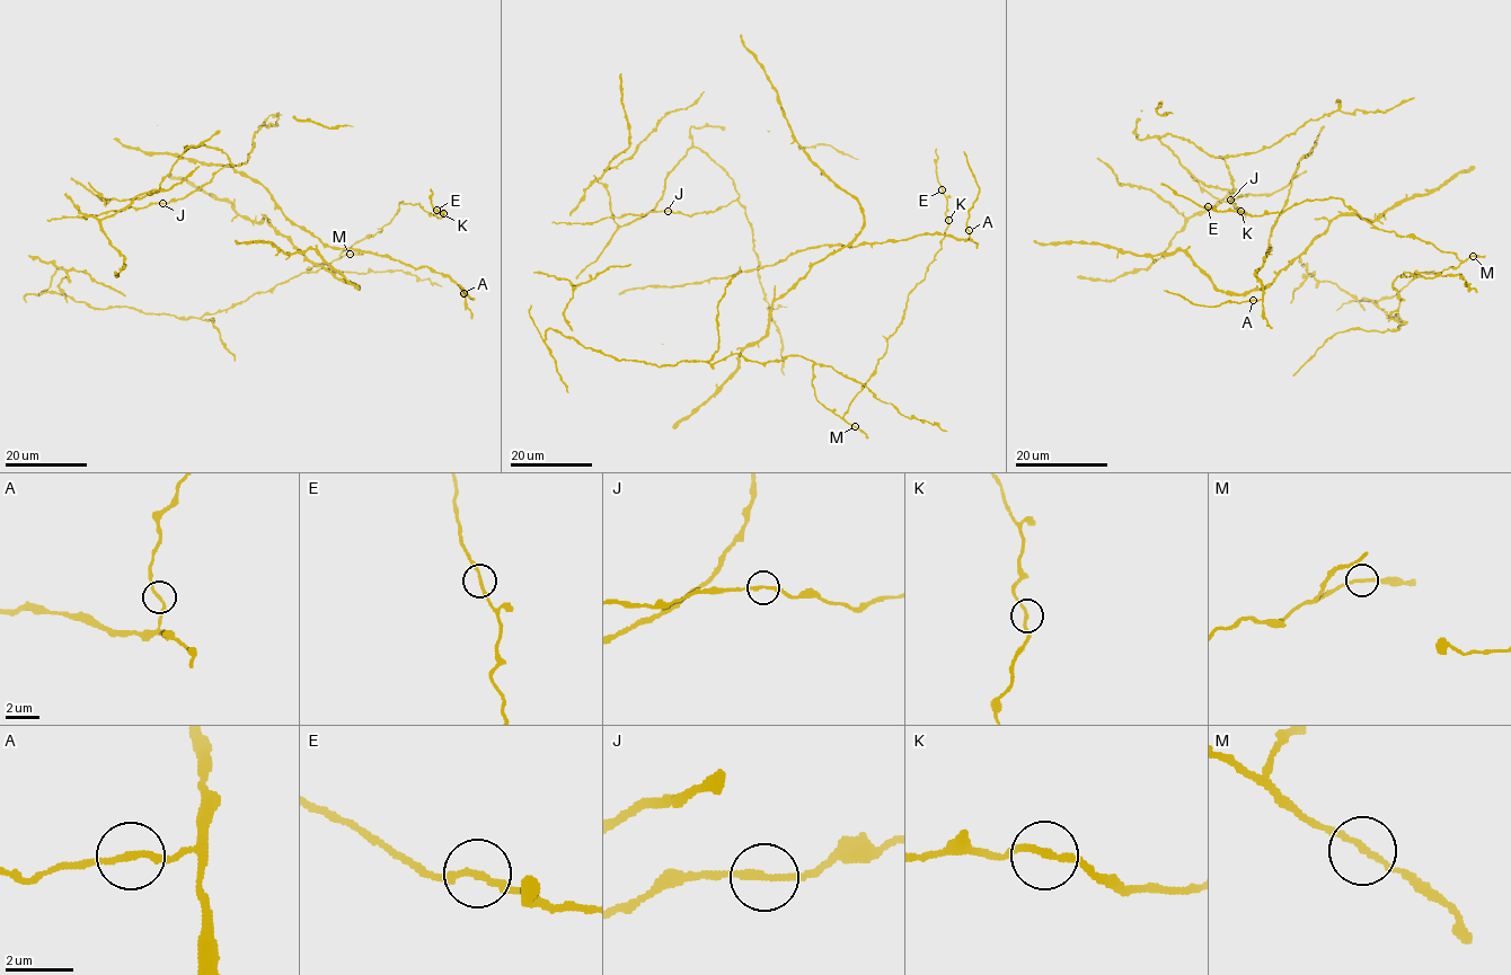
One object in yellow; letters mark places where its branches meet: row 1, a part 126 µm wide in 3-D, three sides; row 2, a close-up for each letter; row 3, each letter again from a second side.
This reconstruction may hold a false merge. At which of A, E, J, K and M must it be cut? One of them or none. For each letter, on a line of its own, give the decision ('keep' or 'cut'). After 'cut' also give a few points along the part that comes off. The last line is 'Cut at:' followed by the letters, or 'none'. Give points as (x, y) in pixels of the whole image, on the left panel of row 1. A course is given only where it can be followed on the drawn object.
A: cut; foreign part runs (464, 293), (461, 295), (474, 299), (459, 284)
E: keep
J: keep
K: keep
M: keep
Cut at: A

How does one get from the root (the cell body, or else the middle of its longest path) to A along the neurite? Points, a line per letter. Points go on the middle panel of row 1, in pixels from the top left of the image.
A: (929, 233), (966, 239), (969, 230)

